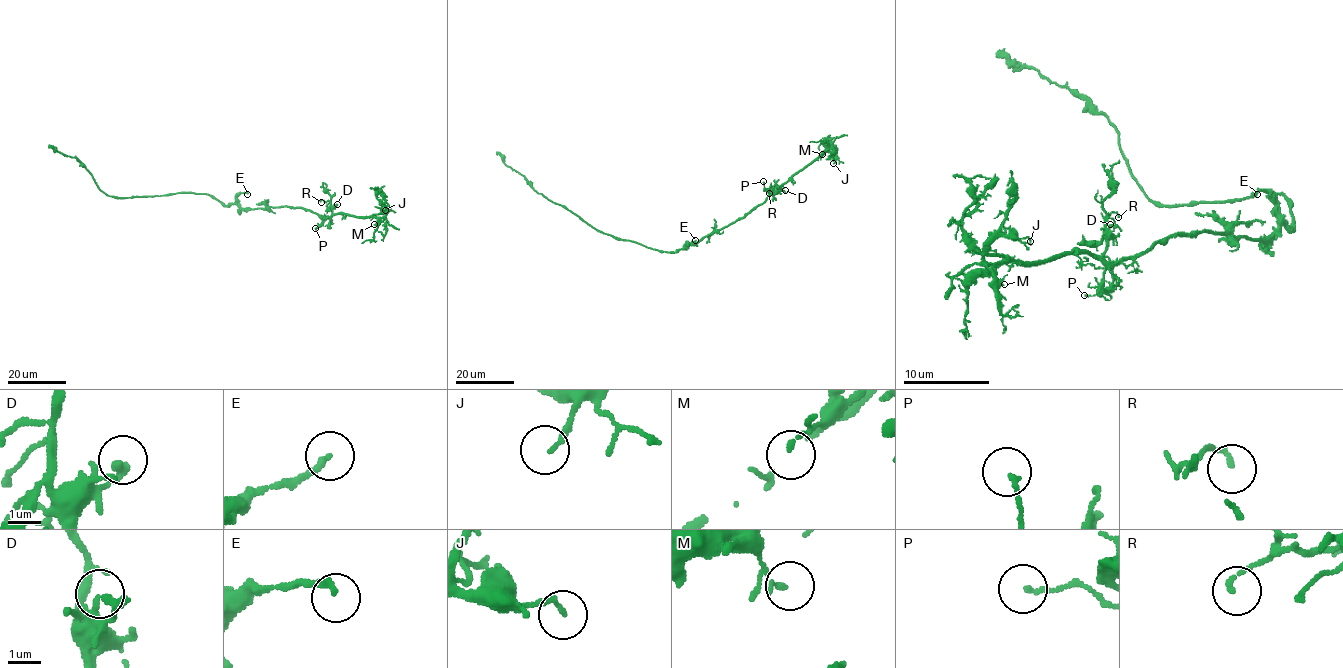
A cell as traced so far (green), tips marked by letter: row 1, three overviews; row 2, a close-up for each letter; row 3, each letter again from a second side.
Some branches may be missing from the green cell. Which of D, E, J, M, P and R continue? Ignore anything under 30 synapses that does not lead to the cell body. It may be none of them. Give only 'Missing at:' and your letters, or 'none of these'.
Missing at: none of these

